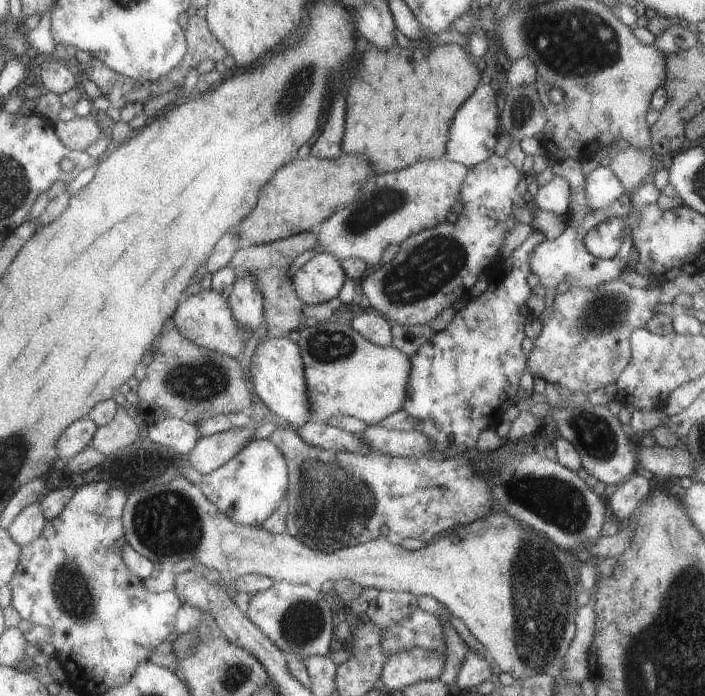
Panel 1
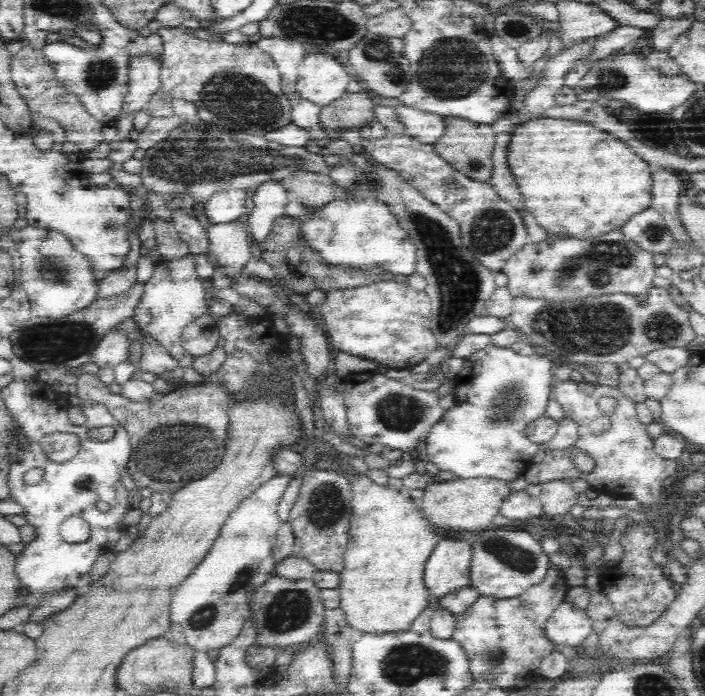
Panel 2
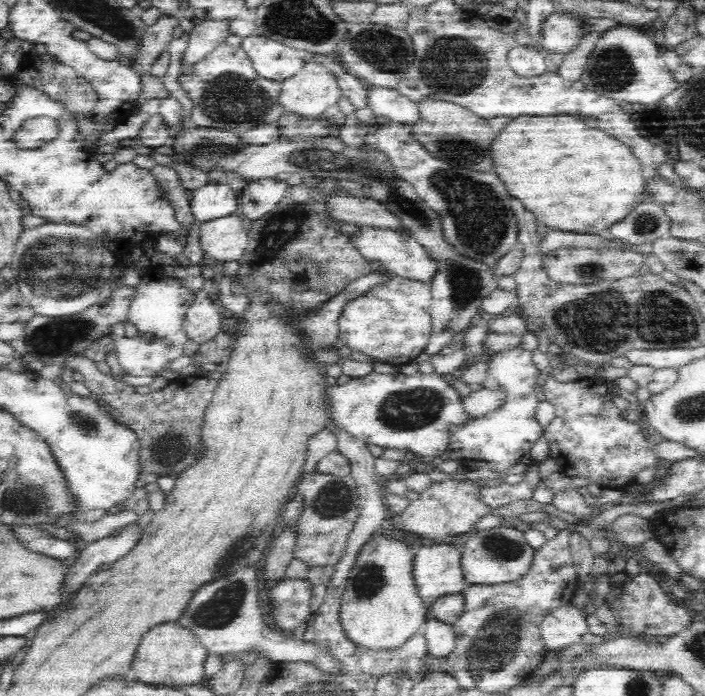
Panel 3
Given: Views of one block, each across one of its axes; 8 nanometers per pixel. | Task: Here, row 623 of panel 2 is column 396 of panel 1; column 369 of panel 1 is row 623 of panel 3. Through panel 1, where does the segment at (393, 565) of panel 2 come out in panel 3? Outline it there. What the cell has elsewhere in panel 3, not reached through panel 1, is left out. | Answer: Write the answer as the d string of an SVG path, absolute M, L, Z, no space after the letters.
M384 534L372 536L372 542L360 550L340 602L340 626L344 636L354 646L360 646L360 650L398 650L424 628L428 610L418 596L412 576L416 552L418 550L408 542L392 540Z

